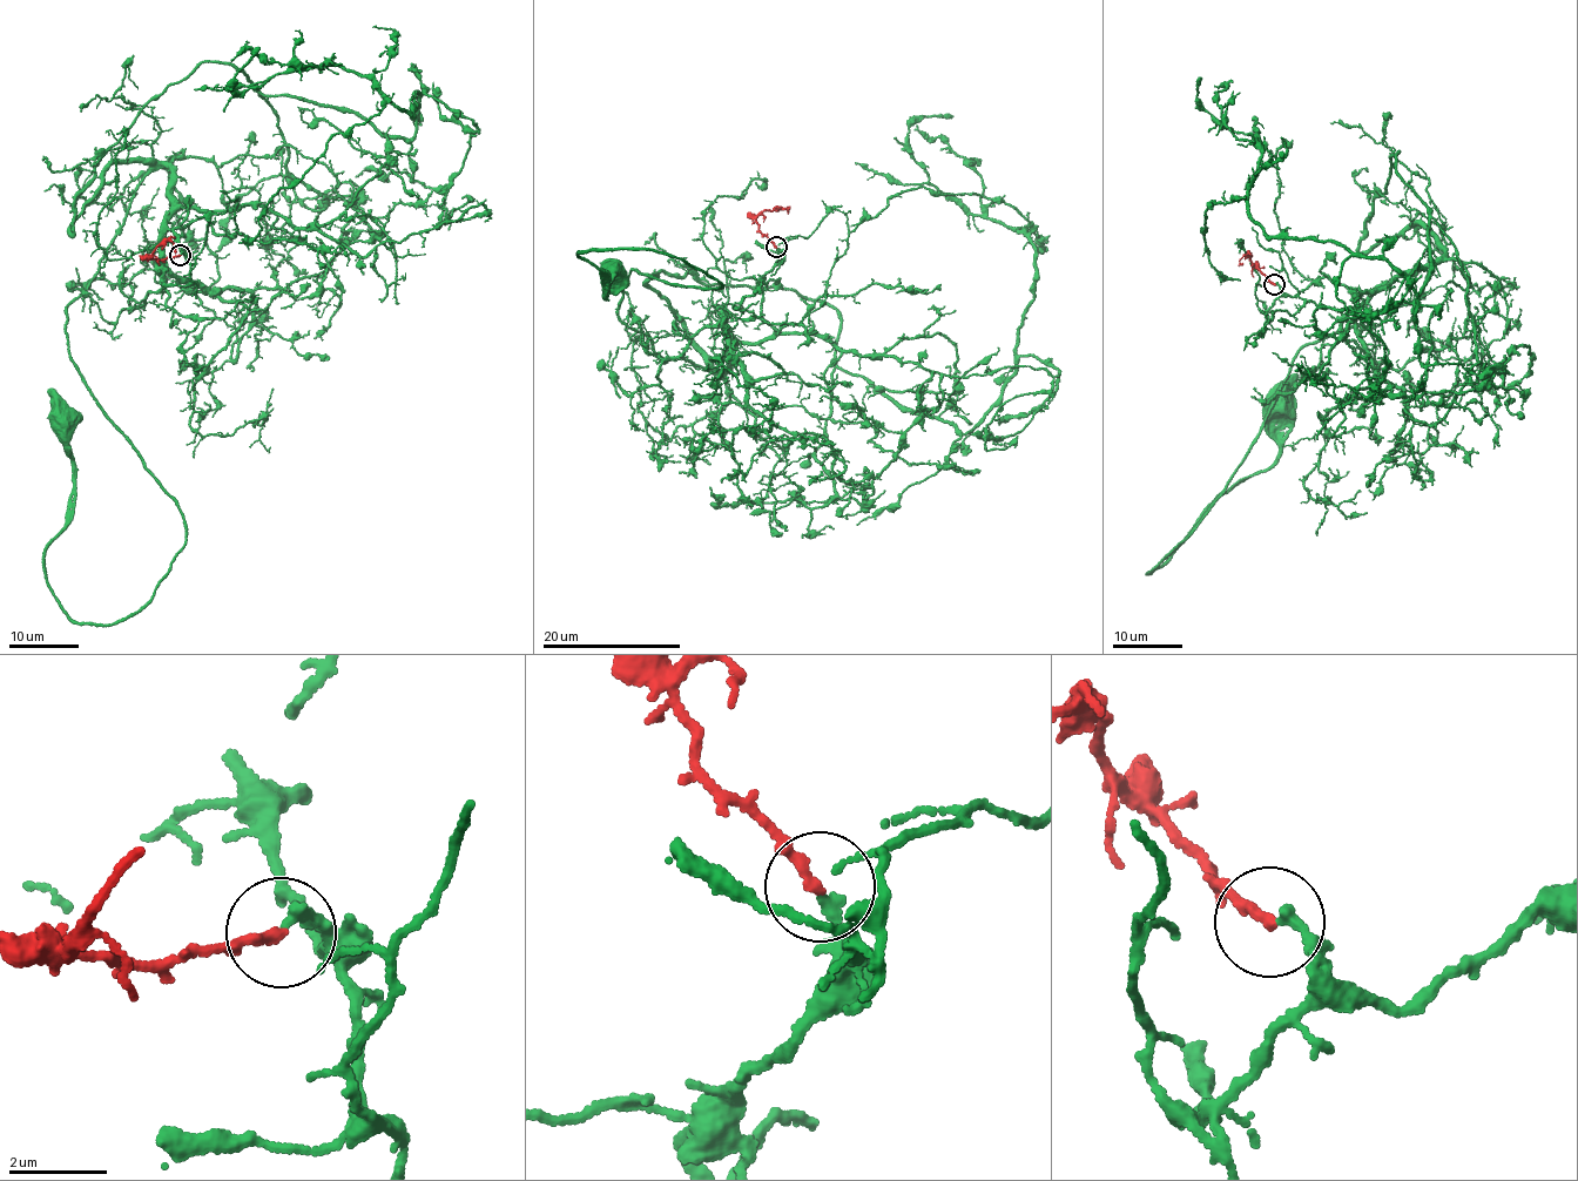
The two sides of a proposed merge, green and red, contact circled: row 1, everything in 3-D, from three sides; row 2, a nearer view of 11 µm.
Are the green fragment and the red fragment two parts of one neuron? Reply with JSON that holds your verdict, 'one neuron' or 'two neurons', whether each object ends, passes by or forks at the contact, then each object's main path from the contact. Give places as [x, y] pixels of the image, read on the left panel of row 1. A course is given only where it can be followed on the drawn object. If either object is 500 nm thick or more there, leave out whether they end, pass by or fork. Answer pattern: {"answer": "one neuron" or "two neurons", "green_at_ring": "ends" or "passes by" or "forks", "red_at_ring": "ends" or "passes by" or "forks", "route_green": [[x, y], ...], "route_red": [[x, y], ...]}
{"answer": "one neuron", "green_at_ring": "ends", "red_at_ring": "ends", "route_green": [[180, 255], [206, 213], [156, 166], [63, 311], [187, 530], [113, 623], [71, 622], [47, 579], [66, 422]], "route_red": [[180, 255], [159, 260], [150, 257], [153, 251], [169, 241], [175, 254]]}

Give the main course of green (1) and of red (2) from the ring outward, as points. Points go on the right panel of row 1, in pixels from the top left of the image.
1: (1274, 284), (1368, 291), (1447, 256), (1417, 298), (1297, 352), (1216, 499), (1147, 573), (1274, 461), (1278, 405)
2: (1274, 284), (1247, 254), (1238, 267)

